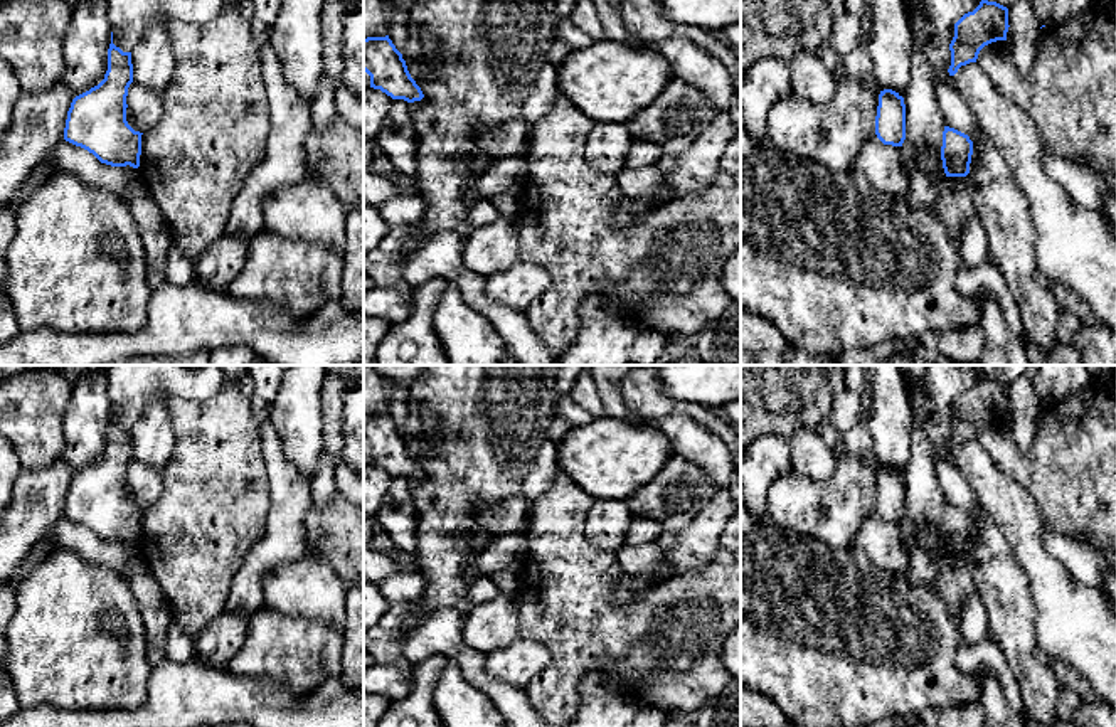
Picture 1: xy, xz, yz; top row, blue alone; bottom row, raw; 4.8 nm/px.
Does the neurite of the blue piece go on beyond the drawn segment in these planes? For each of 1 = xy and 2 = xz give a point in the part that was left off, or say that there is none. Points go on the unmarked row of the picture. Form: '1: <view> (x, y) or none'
1: none
2: none

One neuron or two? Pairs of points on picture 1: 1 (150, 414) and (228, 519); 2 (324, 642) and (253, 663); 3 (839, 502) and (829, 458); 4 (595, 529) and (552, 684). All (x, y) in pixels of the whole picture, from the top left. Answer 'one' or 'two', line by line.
1: two
2: one
3: two
4: two

